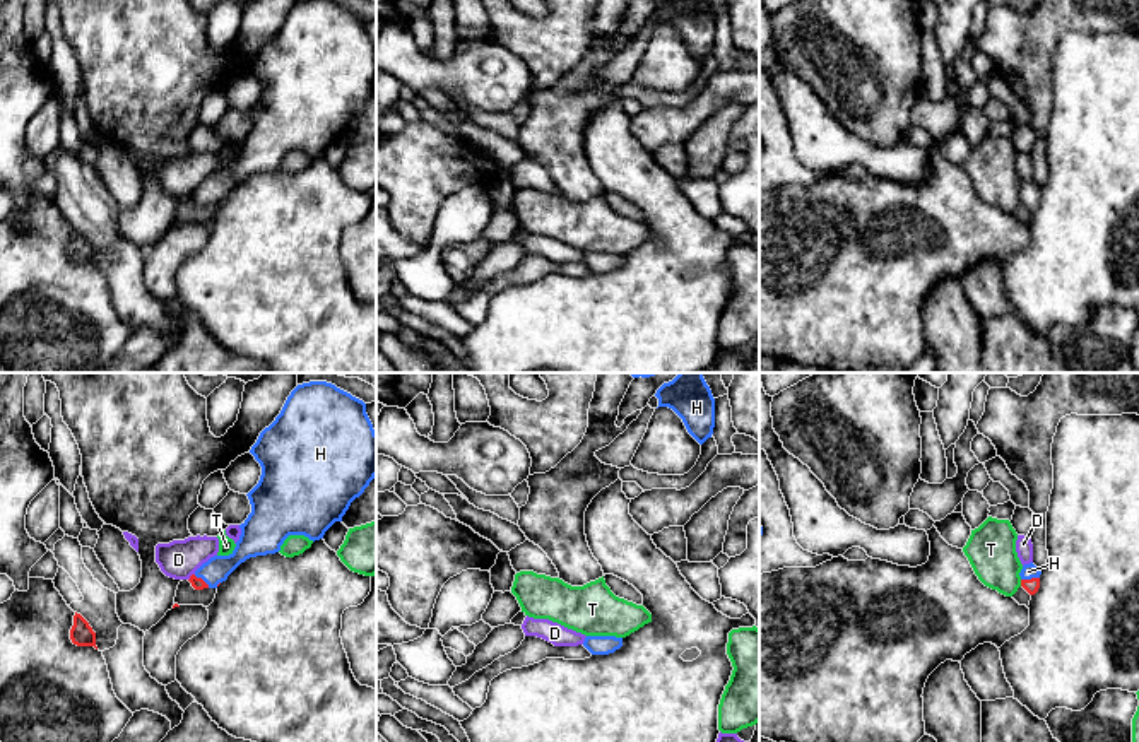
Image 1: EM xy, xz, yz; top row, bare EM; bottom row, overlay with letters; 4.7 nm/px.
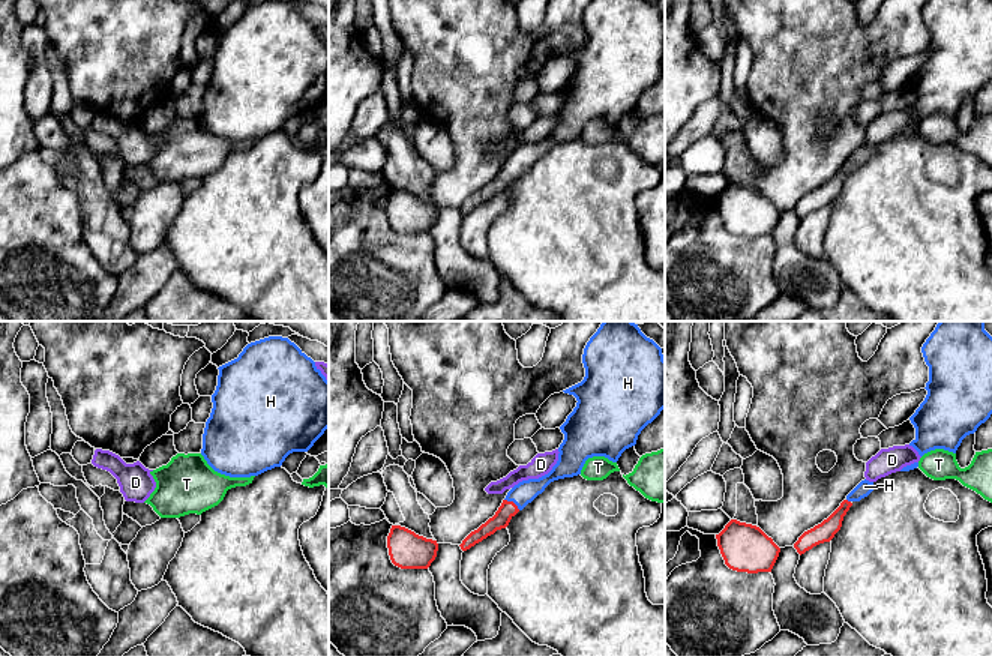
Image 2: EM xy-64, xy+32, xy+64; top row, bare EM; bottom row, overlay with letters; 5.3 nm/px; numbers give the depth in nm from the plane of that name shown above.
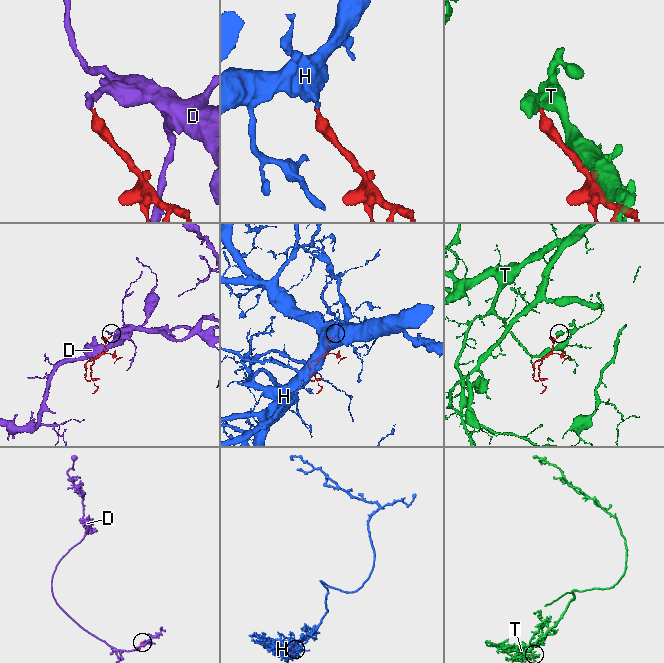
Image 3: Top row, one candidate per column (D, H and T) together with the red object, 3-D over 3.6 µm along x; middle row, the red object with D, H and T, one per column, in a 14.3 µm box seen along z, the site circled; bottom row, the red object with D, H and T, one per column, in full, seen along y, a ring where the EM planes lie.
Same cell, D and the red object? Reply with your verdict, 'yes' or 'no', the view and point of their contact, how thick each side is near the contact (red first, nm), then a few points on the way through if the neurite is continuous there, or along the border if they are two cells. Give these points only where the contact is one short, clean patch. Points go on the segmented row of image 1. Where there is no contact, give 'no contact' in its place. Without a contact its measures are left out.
no | xy (190, 577) | 60/180 nm | along xy (194, 573), (188, 580)

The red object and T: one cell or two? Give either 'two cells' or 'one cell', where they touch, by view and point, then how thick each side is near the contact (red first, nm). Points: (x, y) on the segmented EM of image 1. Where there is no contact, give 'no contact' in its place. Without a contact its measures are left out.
two cells; meets red in yz at (1021, 583); 70 nm thick on the red side, 240 nm on the other

